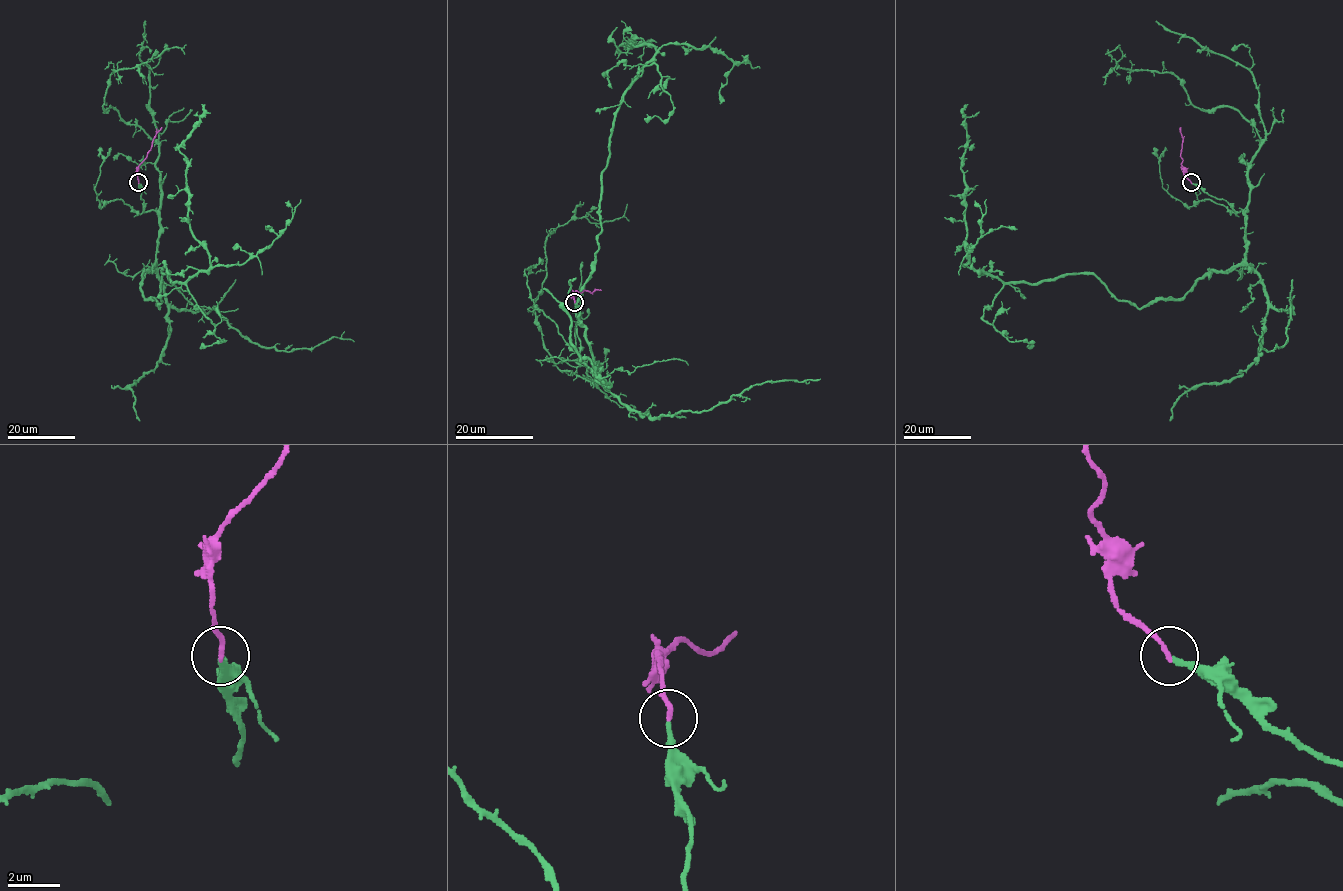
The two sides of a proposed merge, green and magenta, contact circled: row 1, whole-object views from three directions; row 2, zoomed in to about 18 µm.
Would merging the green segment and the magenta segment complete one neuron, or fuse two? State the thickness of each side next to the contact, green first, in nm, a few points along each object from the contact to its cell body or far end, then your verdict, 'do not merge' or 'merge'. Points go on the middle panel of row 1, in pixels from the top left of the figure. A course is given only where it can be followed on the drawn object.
200 nm thick on the green side, 190 nm on the other; green runs (575, 303), (580, 355), (599, 364), (576, 302), (599, 250), (614, 115), (656, 53), (620, 44), (646, 47); magenta runs (575, 302), (573, 293), (576, 290), (601, 290); merge

